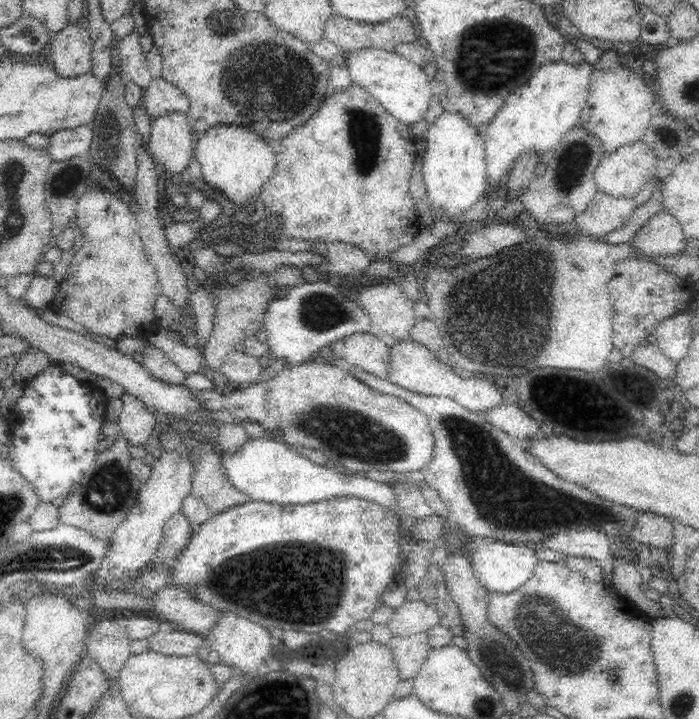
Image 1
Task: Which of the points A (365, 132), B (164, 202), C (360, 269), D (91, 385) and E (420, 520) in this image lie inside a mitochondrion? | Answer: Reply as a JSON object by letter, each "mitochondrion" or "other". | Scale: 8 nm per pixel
{"A":"mitochondrion","B":"other","C":"other","D":"other","E":"other"}

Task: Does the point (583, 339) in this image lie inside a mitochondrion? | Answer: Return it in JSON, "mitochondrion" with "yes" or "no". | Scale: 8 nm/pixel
{"mitochondrion":"no"}

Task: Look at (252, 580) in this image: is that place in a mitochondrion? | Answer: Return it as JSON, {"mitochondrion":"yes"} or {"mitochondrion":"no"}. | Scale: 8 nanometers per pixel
{"mitochondrion":"yes"}

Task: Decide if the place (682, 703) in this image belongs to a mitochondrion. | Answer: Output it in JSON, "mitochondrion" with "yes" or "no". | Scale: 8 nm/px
{"mitochondrion":"yes"}

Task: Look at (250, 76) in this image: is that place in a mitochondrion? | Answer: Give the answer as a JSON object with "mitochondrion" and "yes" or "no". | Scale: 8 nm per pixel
{"mitochondrion":"yes"}

